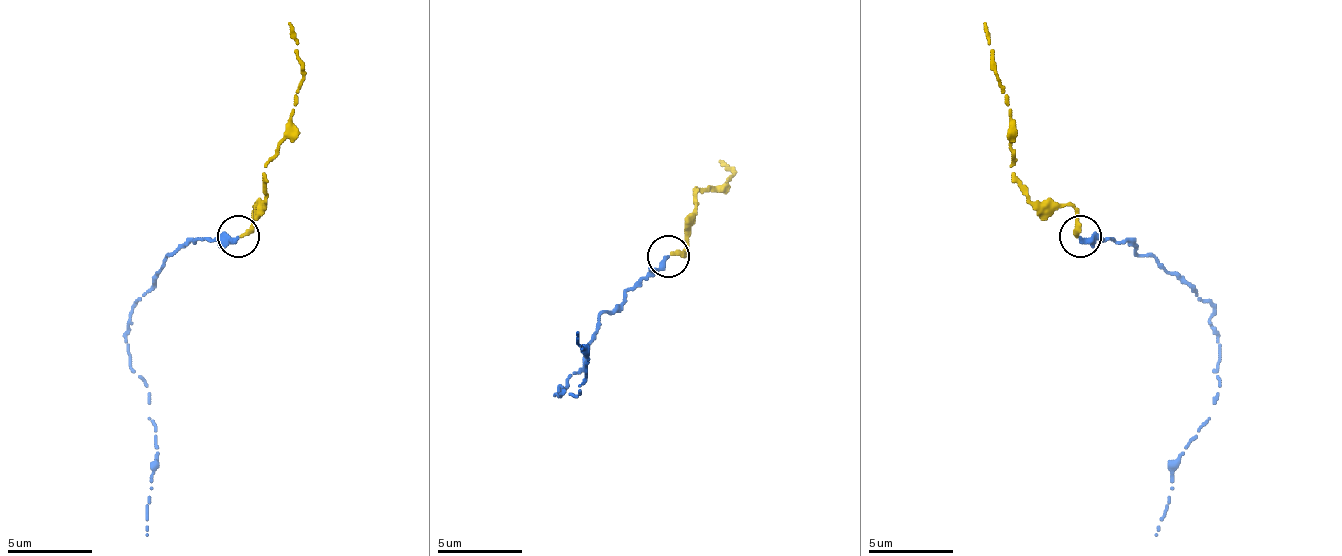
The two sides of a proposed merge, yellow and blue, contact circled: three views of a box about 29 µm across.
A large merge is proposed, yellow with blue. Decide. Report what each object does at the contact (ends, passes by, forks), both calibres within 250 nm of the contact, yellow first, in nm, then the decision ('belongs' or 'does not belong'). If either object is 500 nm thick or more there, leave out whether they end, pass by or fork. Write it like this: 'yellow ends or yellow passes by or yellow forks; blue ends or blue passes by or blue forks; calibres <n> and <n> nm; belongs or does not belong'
yellow ends; blue ends; calibres 320 and 320 nm; belongs

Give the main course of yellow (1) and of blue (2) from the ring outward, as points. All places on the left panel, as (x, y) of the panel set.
1: (239, 237), (252, 225), (256, 203), (264, 203), (264, 174), (302, 81), (290, 21)
2: (239, 237), (201, 237), (167, 254), (133, 305), (125, 339), (129, 368), (150, 398), (158, 457), (146, 533)

